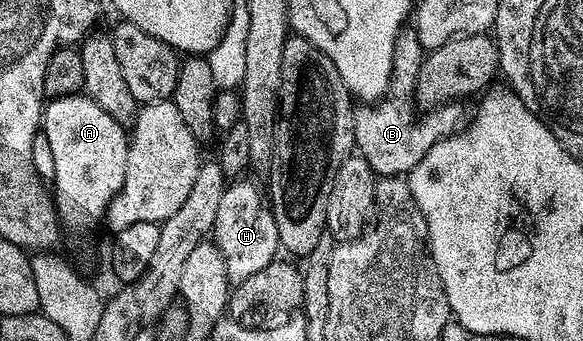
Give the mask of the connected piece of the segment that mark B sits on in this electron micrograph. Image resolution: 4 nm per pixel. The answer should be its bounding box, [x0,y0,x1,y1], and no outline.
[354,26,468,176]

